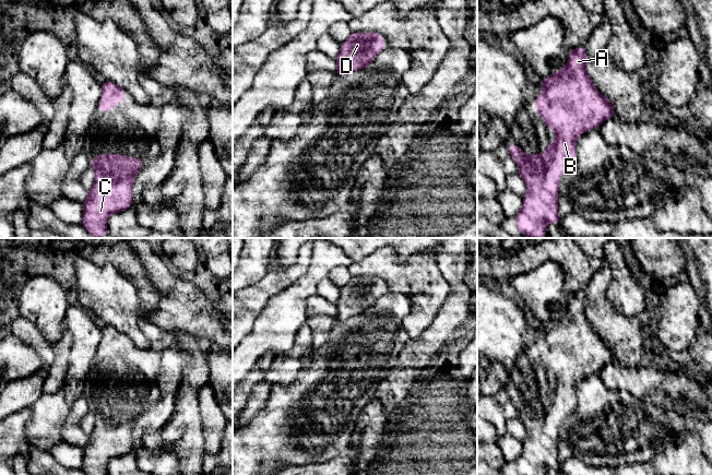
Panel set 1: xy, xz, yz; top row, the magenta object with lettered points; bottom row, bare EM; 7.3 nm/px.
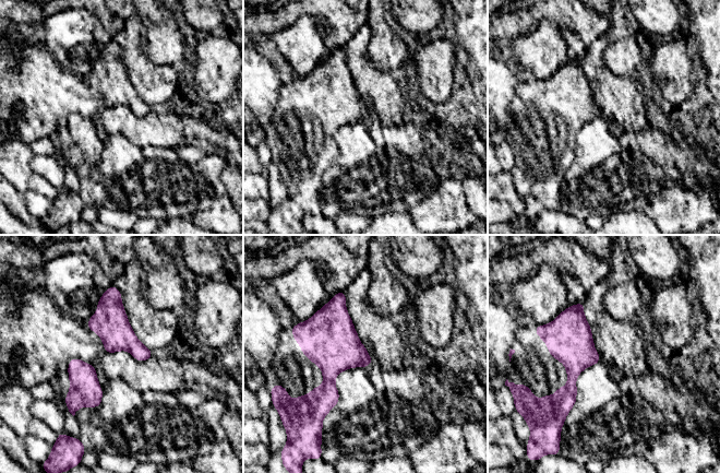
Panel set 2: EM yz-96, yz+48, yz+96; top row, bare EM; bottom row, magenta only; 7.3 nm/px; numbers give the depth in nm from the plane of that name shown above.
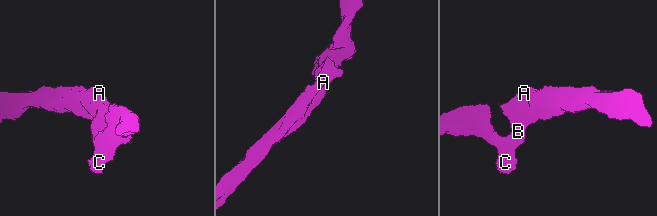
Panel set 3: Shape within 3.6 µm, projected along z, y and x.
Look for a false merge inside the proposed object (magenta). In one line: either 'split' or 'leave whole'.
leave whole

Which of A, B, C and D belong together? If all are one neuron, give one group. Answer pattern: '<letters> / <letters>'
A B C D

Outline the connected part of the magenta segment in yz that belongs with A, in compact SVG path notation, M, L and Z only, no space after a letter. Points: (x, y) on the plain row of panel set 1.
M583 290L569 297L565 312L556 316L539 328L544 336L534 344L534 354L541 359L546 372L553 372L557 382L548 388L542 399L524 400L517 389L509 389L509 401L519 409L518 419L524 425L527 435L523 449L515 460L519 475L546 475L547 467L560 468L558 460L559 425L577 408L577 382L584 377L598 372L607 363L616 363L614 351L593 330L586 316L588 298Z

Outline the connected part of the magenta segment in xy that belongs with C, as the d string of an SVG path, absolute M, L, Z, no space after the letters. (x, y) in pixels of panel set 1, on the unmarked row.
M100 399L90 407L95 417L95 426L83 447L83 464L81 471L86 475L107 475L107 465L111 459L132 452L131 431L137 418L142 414L142 405L138 402L120 399Z

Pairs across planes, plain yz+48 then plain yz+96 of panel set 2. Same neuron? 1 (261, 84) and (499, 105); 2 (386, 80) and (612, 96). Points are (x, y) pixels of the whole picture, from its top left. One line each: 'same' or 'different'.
1: same
2: same

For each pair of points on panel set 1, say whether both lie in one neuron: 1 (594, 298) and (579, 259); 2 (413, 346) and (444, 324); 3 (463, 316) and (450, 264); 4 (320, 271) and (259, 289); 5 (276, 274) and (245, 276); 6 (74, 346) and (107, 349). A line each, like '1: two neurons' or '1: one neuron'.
1: two neurons
2: one neuron
3: one neuron
4: two neurons
5: two neurons
6: two neurons

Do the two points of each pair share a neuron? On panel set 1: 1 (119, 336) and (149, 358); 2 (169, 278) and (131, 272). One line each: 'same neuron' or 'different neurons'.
1: same neuron
2: different neurons

